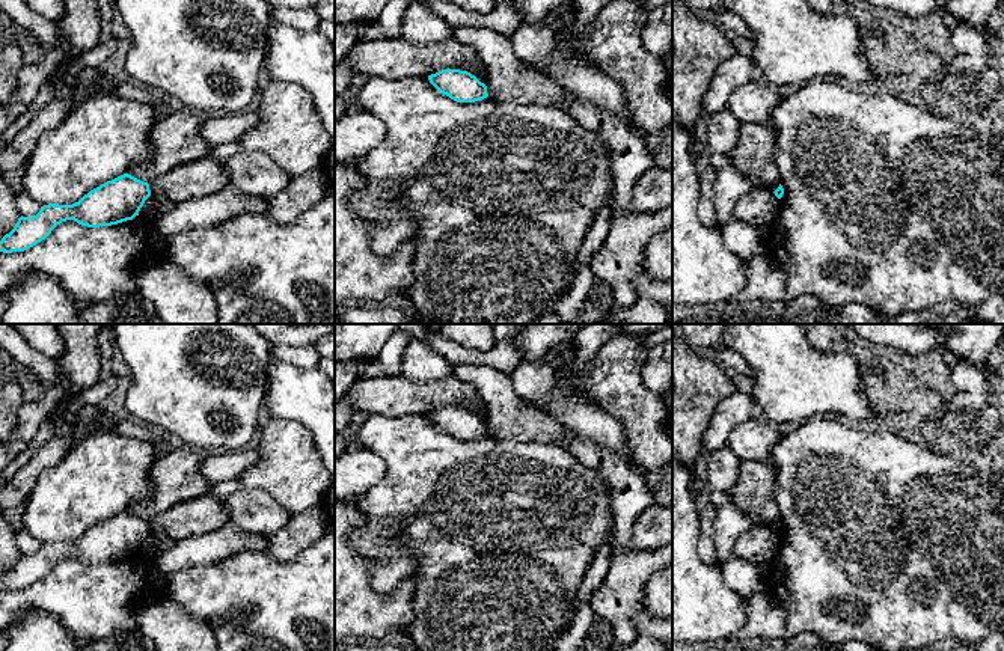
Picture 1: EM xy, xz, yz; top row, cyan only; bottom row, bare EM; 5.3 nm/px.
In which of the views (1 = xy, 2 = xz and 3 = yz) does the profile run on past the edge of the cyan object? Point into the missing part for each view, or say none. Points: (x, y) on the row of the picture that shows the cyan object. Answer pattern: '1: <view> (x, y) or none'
1: none
2: none
3: none

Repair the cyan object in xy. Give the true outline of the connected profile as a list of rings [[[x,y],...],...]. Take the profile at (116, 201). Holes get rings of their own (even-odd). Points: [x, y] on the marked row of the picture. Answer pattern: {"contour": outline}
{"contour": [[[128,173],[90,190],[72,205],[44,205],[33,217],[20,217],[14,229],[0,241],[0,252],[24,252],[42,240],[66,220],[81,226],[112,226],[139,215],[145,200],[151,196],[149,184]]]}

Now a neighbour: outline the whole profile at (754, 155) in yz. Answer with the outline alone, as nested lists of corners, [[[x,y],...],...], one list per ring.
[[[742,122],[739,140],[728,157],[731,166],[754,184],[737,202],[733,217],[757,229],[770,226],[781,209],[781,199],[767,188],[781,181],[775,130],[769,124]]]

